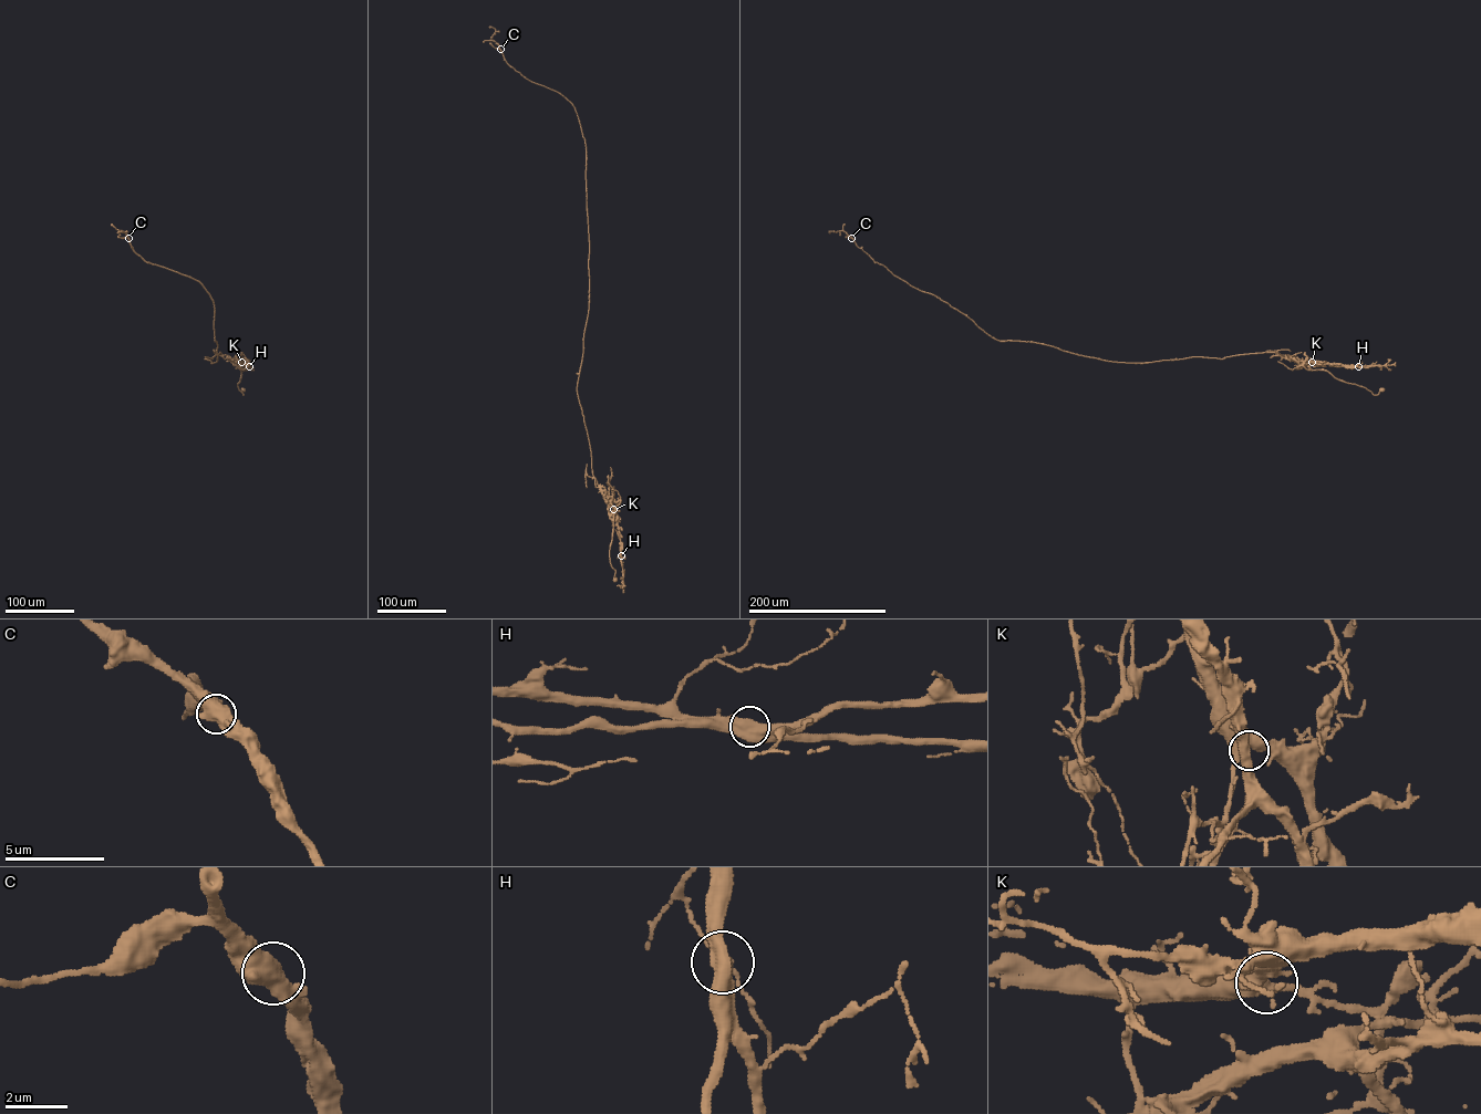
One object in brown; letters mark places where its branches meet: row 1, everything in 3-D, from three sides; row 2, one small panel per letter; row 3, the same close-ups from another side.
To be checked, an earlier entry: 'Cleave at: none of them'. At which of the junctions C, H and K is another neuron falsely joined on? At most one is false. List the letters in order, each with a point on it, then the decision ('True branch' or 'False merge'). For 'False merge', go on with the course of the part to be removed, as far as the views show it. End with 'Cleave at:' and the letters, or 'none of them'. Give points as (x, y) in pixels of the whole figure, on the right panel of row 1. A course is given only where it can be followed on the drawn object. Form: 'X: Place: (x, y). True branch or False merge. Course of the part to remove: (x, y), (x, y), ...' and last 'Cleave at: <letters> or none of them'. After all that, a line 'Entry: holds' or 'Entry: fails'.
C: Place: (851, 238). True branch
H: Place: (1358, 366). False merge. Course of the part to remove: (1358, 366), (1335, 363), (1304, 366), (1275, 351), (1290, 351)
K: Place: (1312, 362). True branch
Cleave at: H
Entry: fails

